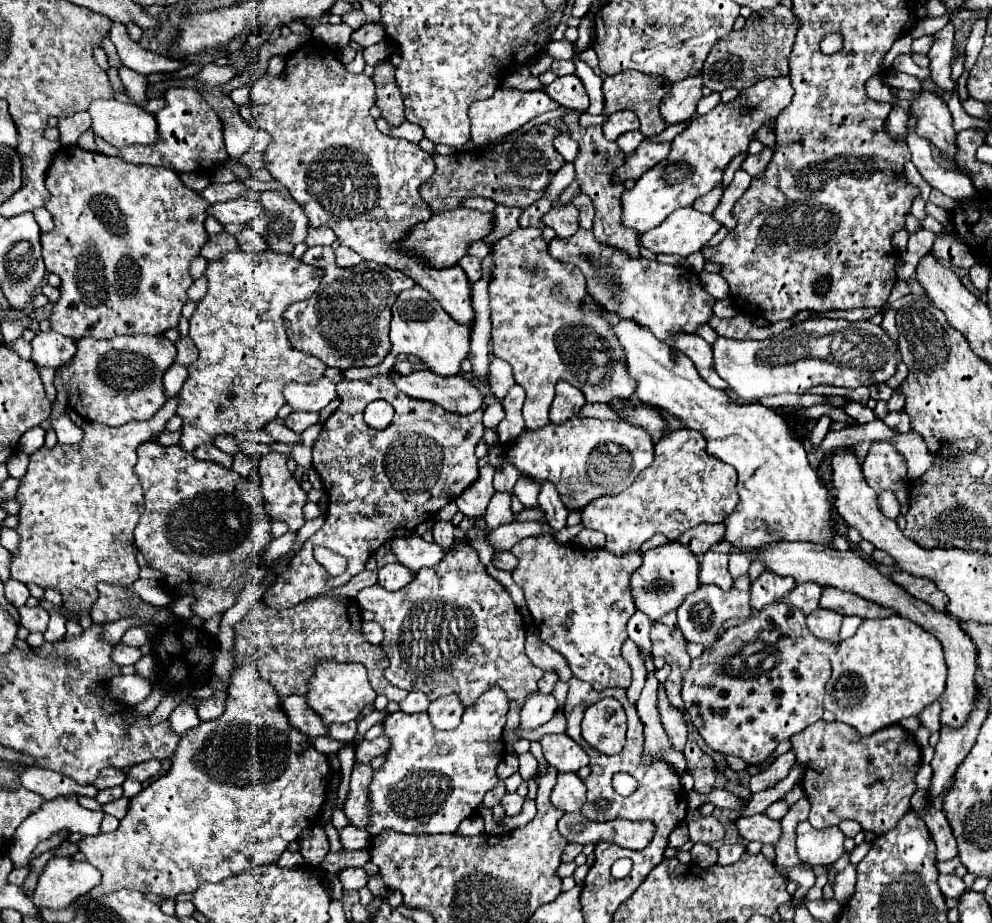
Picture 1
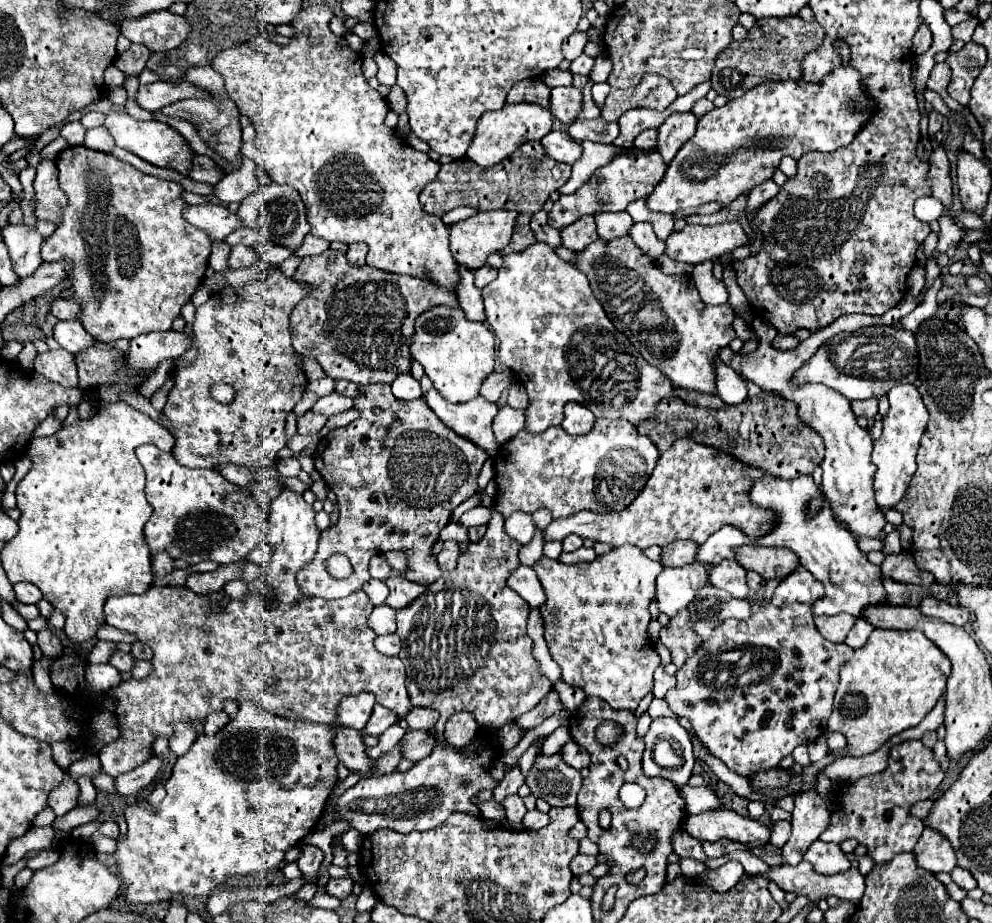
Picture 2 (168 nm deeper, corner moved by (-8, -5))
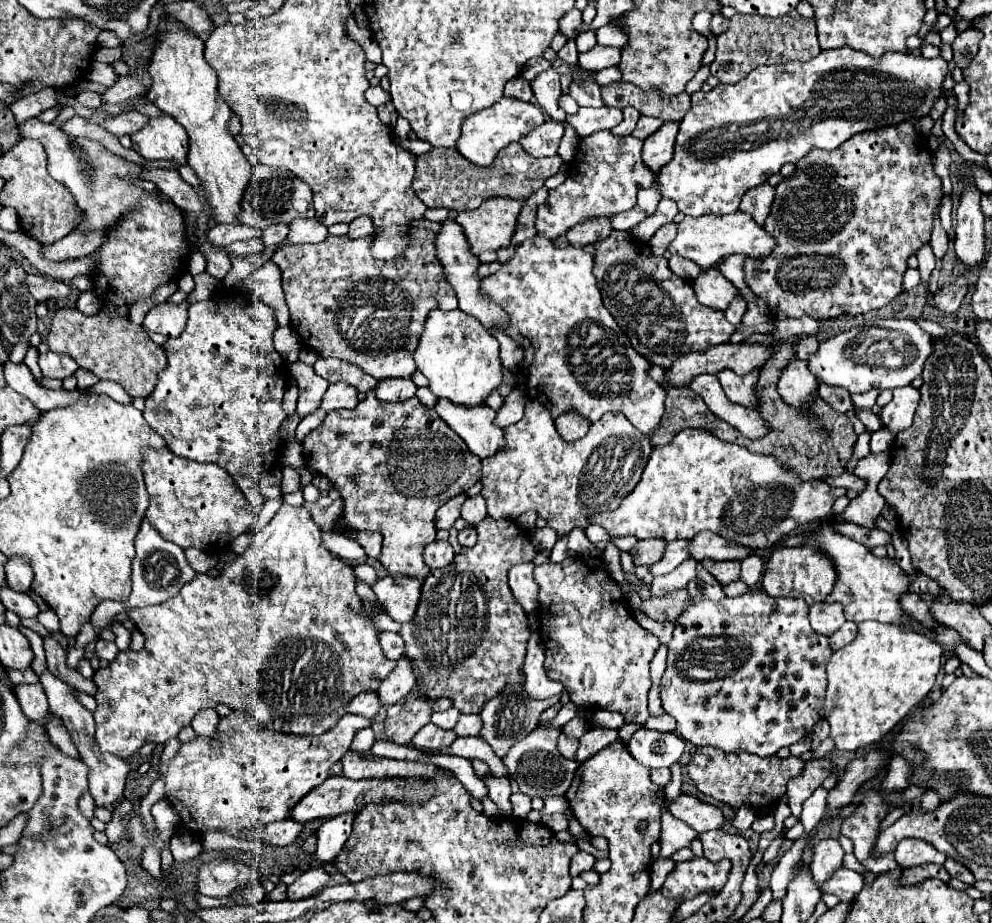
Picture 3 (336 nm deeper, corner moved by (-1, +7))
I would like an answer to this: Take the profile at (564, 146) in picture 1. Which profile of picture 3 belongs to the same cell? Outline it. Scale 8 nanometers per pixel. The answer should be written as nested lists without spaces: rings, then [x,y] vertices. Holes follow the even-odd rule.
[[[547,120],[541,126],[537,126],[529,136],[523,136],[519,142],[529,152],[531,156],[543,158],[543,156],[553,156],[559,150],[559,142],[563,138],[563,124],[555,120]]]

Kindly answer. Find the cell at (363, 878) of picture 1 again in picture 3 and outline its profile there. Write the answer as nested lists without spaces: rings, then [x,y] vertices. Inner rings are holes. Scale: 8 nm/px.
[[[311,868],[305,870],[287,890],[287,898],[289,900],[301,900],[301,898],[309,898],[317,892],[321,892],[327,884],[329,884],[331,874],[325,872],[323,868]]]

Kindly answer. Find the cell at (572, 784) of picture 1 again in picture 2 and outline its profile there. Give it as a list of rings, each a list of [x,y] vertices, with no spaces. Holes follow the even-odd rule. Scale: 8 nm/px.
[[[560,752],[552,756],[540,754],[526,776],[526,786],[532,796],[544,798],[550,806],[576,806],[582,776],[562,760]]]

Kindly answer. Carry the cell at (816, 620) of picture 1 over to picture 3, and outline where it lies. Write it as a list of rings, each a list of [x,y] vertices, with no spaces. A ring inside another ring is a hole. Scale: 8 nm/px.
[[[817,602],[817,604],[813,604],[809,608],[809,622],[811,622],[811,628],[815,632],[825,634],[825,636],[831,636],[845,622],[843,608],[837,602],[835,604]]]

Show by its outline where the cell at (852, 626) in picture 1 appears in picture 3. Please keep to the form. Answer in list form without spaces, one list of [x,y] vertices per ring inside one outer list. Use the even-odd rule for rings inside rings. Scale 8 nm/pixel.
[[[845,622],[833,636],[831,636],[831,648],[837,650],[837,648],[843,648],[845,644],[853,642],[857,636],[857,624],[855,622]]]

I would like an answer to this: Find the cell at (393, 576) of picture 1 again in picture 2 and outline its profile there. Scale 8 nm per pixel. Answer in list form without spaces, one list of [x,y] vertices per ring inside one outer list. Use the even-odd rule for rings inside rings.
[[[394,576],[394,578],[388,578],[386,580],[388,588],[390,588],[390,594],[386,598],[386,604],[394,610],[400,610],[400,608],[406,608],[408,604],[412,604],[412,600],[416,600],[420,594],[424,594],[424,586],[420,584],[414,584],[410,580],[406,580],[404,576]]]

